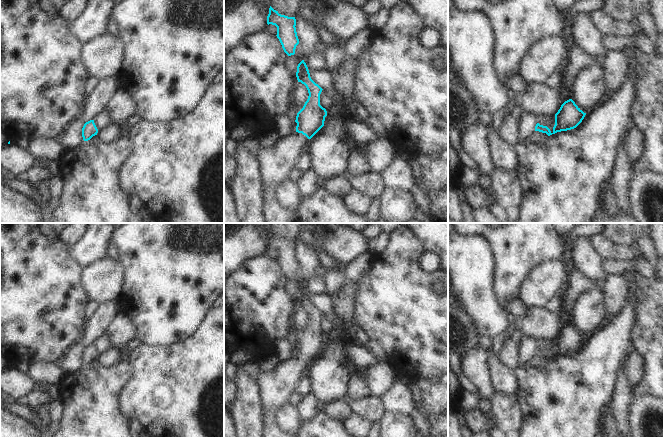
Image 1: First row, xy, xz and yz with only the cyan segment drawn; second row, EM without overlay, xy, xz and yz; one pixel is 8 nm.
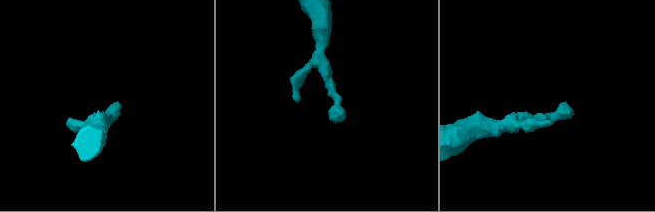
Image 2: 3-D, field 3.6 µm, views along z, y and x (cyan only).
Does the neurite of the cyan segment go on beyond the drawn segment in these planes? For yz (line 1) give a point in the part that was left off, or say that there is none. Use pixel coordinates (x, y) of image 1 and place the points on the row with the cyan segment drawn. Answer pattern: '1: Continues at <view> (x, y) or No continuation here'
1: No continuation here

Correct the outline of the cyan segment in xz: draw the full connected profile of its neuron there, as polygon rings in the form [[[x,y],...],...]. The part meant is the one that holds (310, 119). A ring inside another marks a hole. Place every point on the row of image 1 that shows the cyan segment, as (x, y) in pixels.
[[[304,60],[297,66],[296,77],[304,84],[309,96],[303,108],[297,113],[296,131],[280,139],[269,148],[261,147],[257,155],[261,179],[264,186],[262,213],[266,223],[296,223],[297,213],[284,208],[276,199],[278,184],[288,179],[308,139],[323,126],[327,111],[320,105],[322,88],[310,77]]]

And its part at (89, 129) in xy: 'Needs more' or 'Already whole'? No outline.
Already whole

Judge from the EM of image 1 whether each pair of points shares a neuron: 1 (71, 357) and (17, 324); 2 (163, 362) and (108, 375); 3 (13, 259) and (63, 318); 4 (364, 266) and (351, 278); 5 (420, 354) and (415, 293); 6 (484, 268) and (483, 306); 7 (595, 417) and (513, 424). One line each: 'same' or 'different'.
1: different
2: different
3: same
4: same
5: same
6: same
7: different

